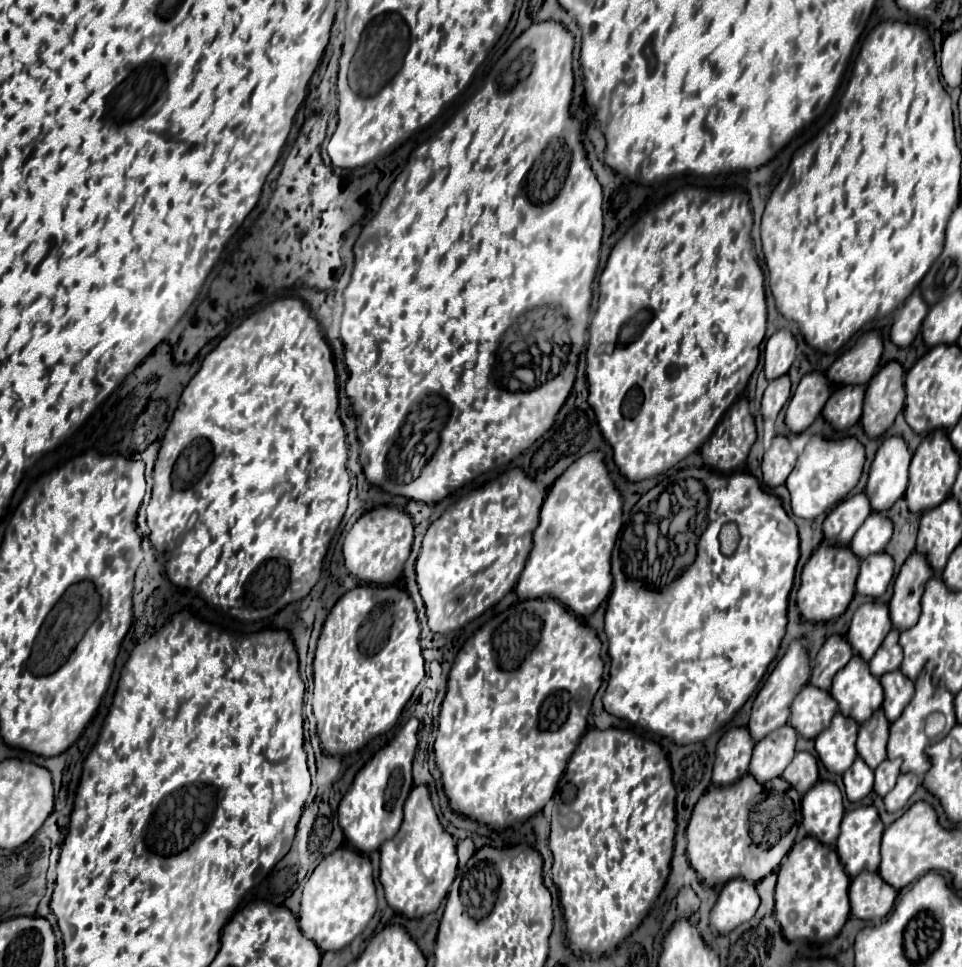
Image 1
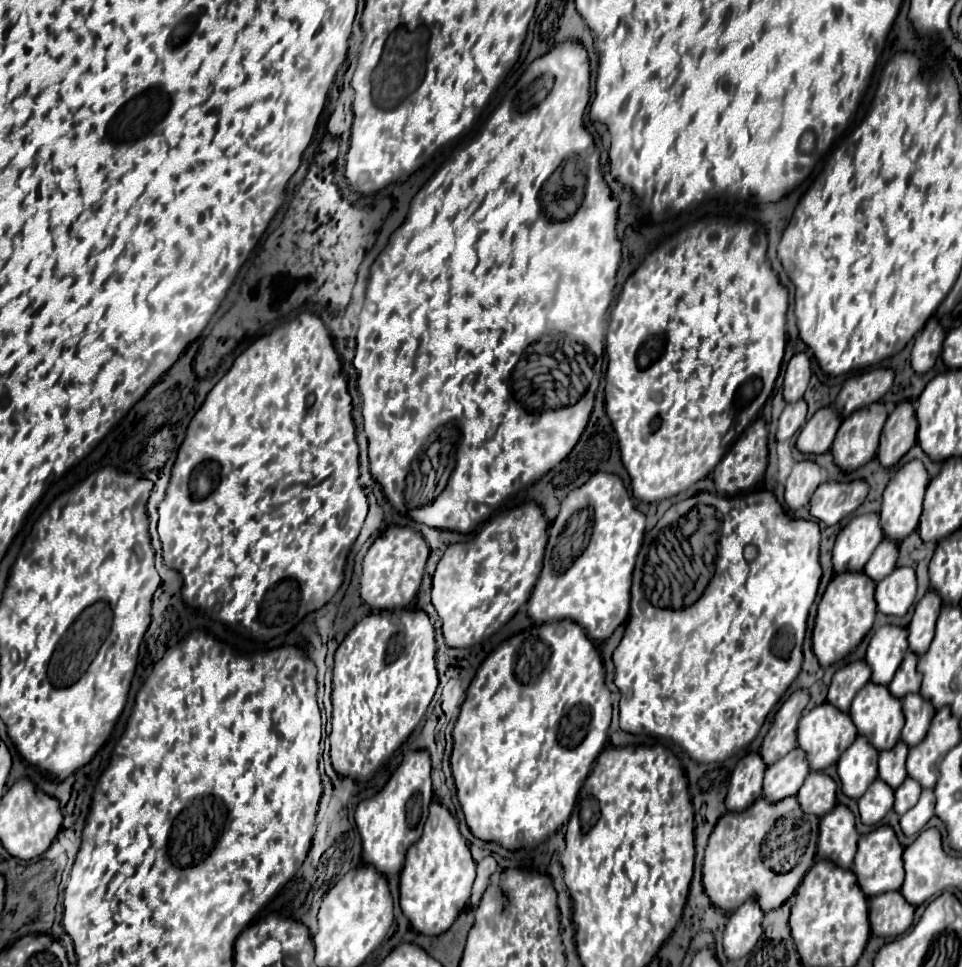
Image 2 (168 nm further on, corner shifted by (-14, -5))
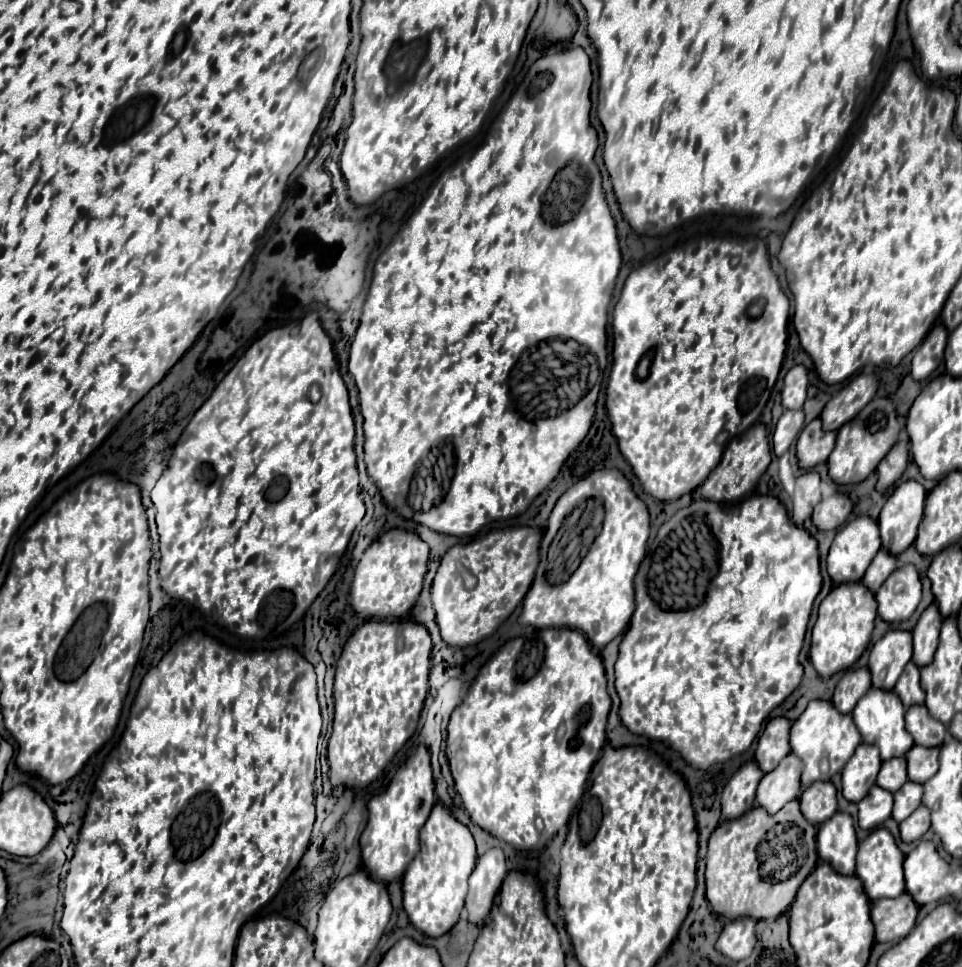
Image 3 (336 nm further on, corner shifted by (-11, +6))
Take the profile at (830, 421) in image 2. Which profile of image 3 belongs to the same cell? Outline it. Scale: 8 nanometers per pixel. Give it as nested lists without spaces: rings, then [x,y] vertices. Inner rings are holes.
[[[821,420],[807,424],[797,440],[797,460],[803,470],[809,470],[817,464],[825,464],[835,446],[835,432],[823,432]]]

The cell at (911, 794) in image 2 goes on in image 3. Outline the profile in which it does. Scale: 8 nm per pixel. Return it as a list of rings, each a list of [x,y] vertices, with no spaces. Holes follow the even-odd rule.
[[[907,782],[901,792],[895,792],[895,806],[893,806],[893,820],[901,824],[907,816],[911,816],[921,804],[921,784]]]

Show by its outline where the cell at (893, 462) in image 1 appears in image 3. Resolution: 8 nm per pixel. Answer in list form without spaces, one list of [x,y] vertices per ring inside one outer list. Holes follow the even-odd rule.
[[[913,480],[899,484],[891,492],[879,516],[881,542],[885,552],[899,556],[915,542],[917,526],[923,518],[923,504],[925,490]]]

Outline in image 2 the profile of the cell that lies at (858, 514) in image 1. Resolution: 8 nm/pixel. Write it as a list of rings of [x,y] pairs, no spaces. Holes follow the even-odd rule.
[[[864,513],[852,517],[852,521],[838,533],[832,563],[836,573],[862,571],[876,545],[884,539],[878,513]]]

